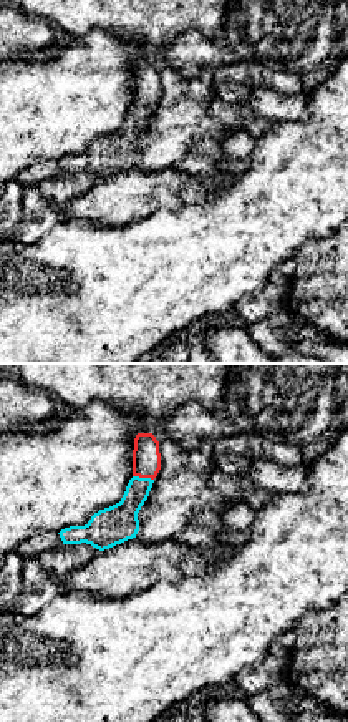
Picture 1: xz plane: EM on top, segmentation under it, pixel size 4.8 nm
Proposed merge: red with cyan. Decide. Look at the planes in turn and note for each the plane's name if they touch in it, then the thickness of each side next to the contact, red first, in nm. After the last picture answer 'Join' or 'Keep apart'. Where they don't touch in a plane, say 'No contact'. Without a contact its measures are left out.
Touches red in xz. Thickness 140 nm (red) against 180 nm

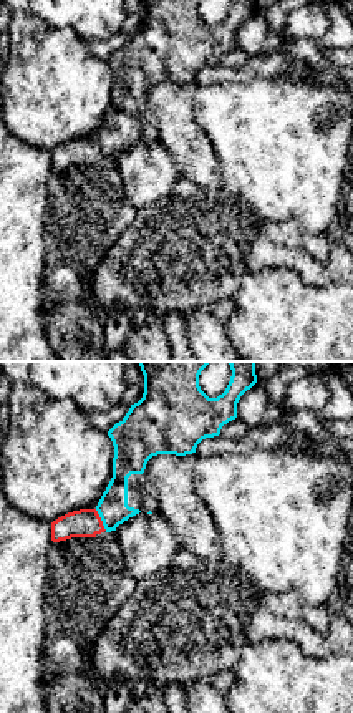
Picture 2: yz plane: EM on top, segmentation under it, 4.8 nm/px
Touches red in yz. Thickness 140 nm (red) against 150 nm

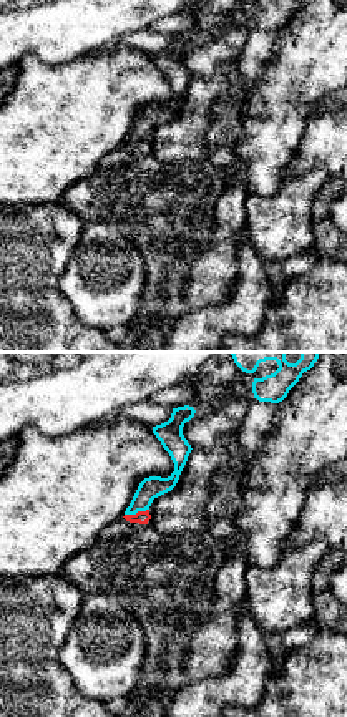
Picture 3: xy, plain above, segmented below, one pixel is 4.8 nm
Touches red in xy. Thickness 60 nm (red) against 110 nm

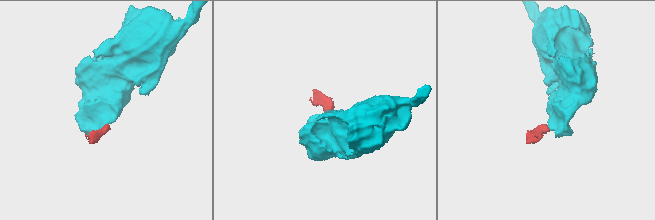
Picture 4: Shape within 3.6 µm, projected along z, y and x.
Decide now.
Join

